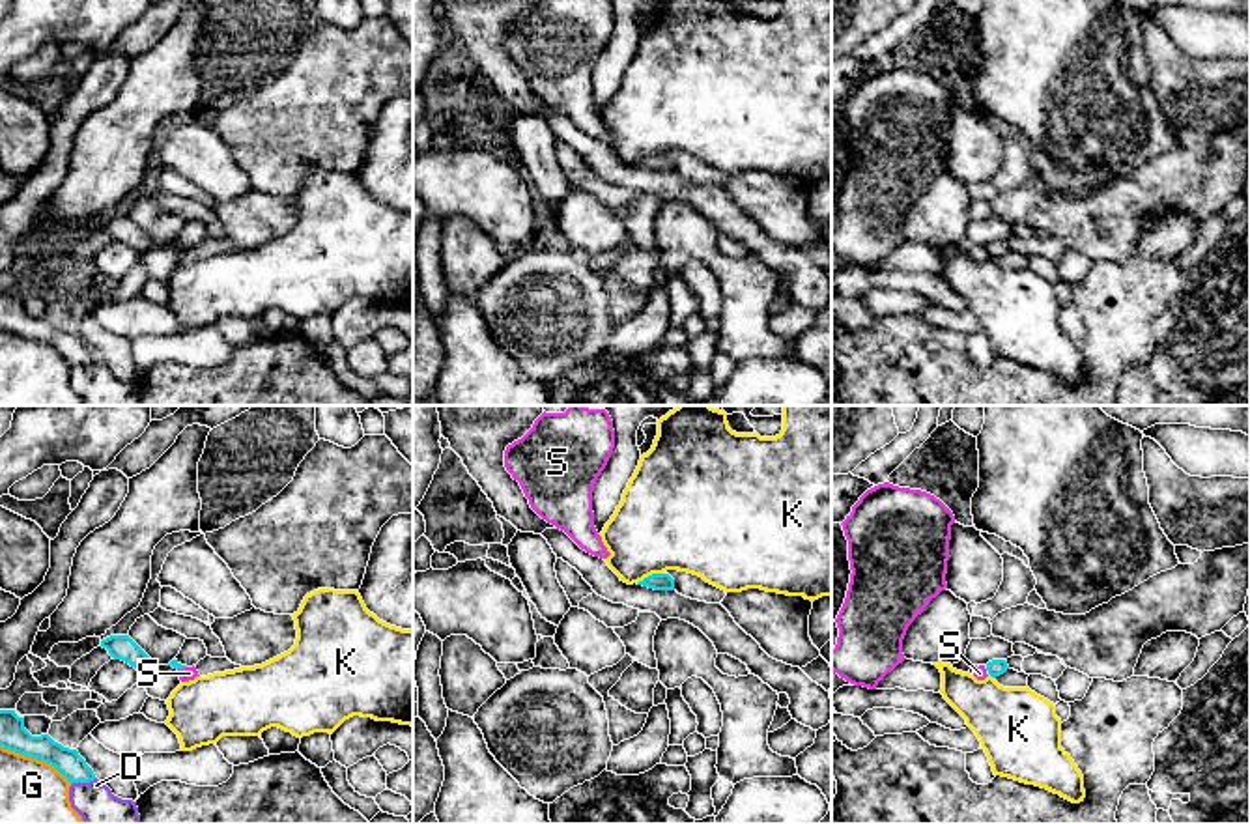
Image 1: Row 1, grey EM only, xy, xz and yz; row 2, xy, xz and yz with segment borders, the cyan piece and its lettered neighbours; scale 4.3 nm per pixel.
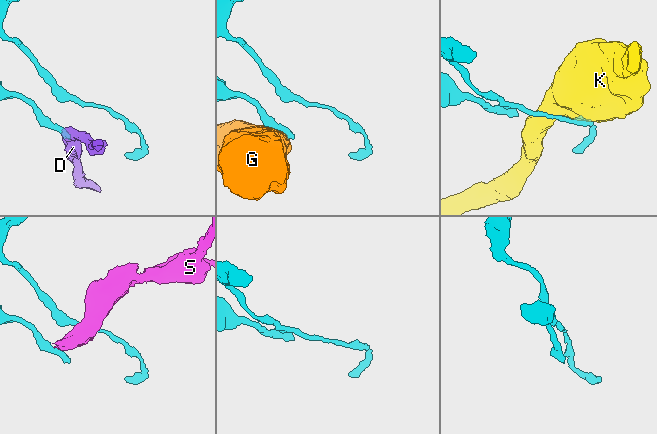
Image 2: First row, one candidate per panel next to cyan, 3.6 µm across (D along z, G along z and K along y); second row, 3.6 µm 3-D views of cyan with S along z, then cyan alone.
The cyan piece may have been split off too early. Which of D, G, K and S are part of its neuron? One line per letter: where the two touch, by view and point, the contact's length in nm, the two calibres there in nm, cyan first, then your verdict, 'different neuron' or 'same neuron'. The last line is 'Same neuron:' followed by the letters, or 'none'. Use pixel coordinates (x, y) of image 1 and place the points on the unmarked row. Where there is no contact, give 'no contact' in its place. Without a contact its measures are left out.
D: meets cyan in xy at (83, 363); contact 120 nm long; 110 nm thick on the cyan side, 220 nm on the other; different neuron
G: meets cyan in xy at (36, 339); contact 360 nm long; 120 nm thick on the cyan side, 320 nm on the other; different neuron
K: meets cyan in xz at (649, 157); contact 120 nm long; 80 nm thick on the cyan side, 420 nm on the other; different neuron
S: meets cyan in xy at (182, 249); contact 40 nm long; 40 nm thick on the cyan side, 60 nm on the other; different neuron
Same neuron: none

